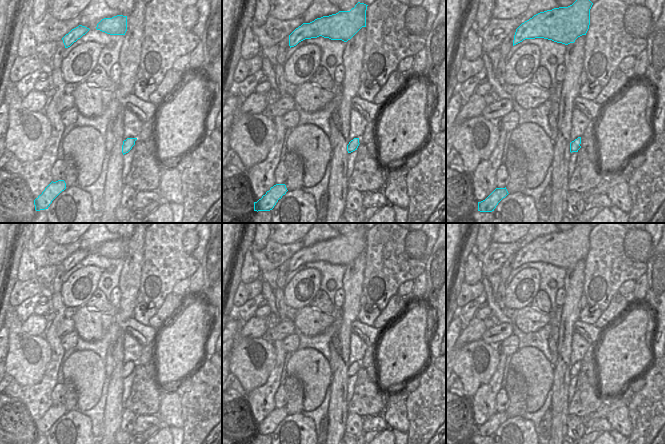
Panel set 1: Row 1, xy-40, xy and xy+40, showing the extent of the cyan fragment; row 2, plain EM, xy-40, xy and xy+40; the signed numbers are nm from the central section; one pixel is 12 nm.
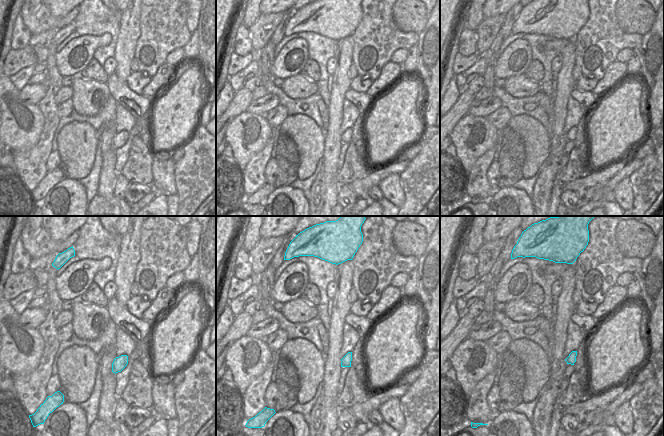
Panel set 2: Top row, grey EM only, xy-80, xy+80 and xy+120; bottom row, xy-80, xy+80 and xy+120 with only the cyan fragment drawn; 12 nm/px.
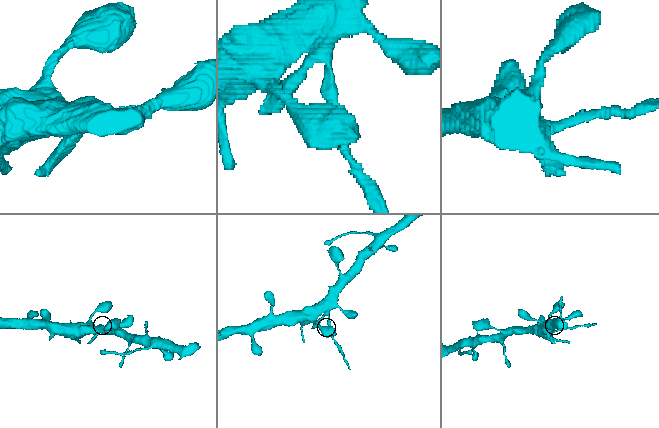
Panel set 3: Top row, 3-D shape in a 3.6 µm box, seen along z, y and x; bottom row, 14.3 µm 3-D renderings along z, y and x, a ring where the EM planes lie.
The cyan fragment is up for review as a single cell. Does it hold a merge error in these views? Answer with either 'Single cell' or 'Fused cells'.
Fused cells.

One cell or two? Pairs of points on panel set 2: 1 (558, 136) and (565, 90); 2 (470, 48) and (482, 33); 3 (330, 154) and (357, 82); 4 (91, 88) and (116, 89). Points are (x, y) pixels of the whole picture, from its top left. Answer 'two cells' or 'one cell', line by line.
1: one cell
2: two cells
3: two cells
4: two cells

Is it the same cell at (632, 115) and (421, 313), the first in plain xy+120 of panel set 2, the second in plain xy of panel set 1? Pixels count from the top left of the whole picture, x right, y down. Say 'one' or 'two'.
one

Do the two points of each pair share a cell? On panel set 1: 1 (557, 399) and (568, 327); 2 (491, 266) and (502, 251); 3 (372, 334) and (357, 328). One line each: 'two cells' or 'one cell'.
1: one cell
2: one cell
3: one cell

